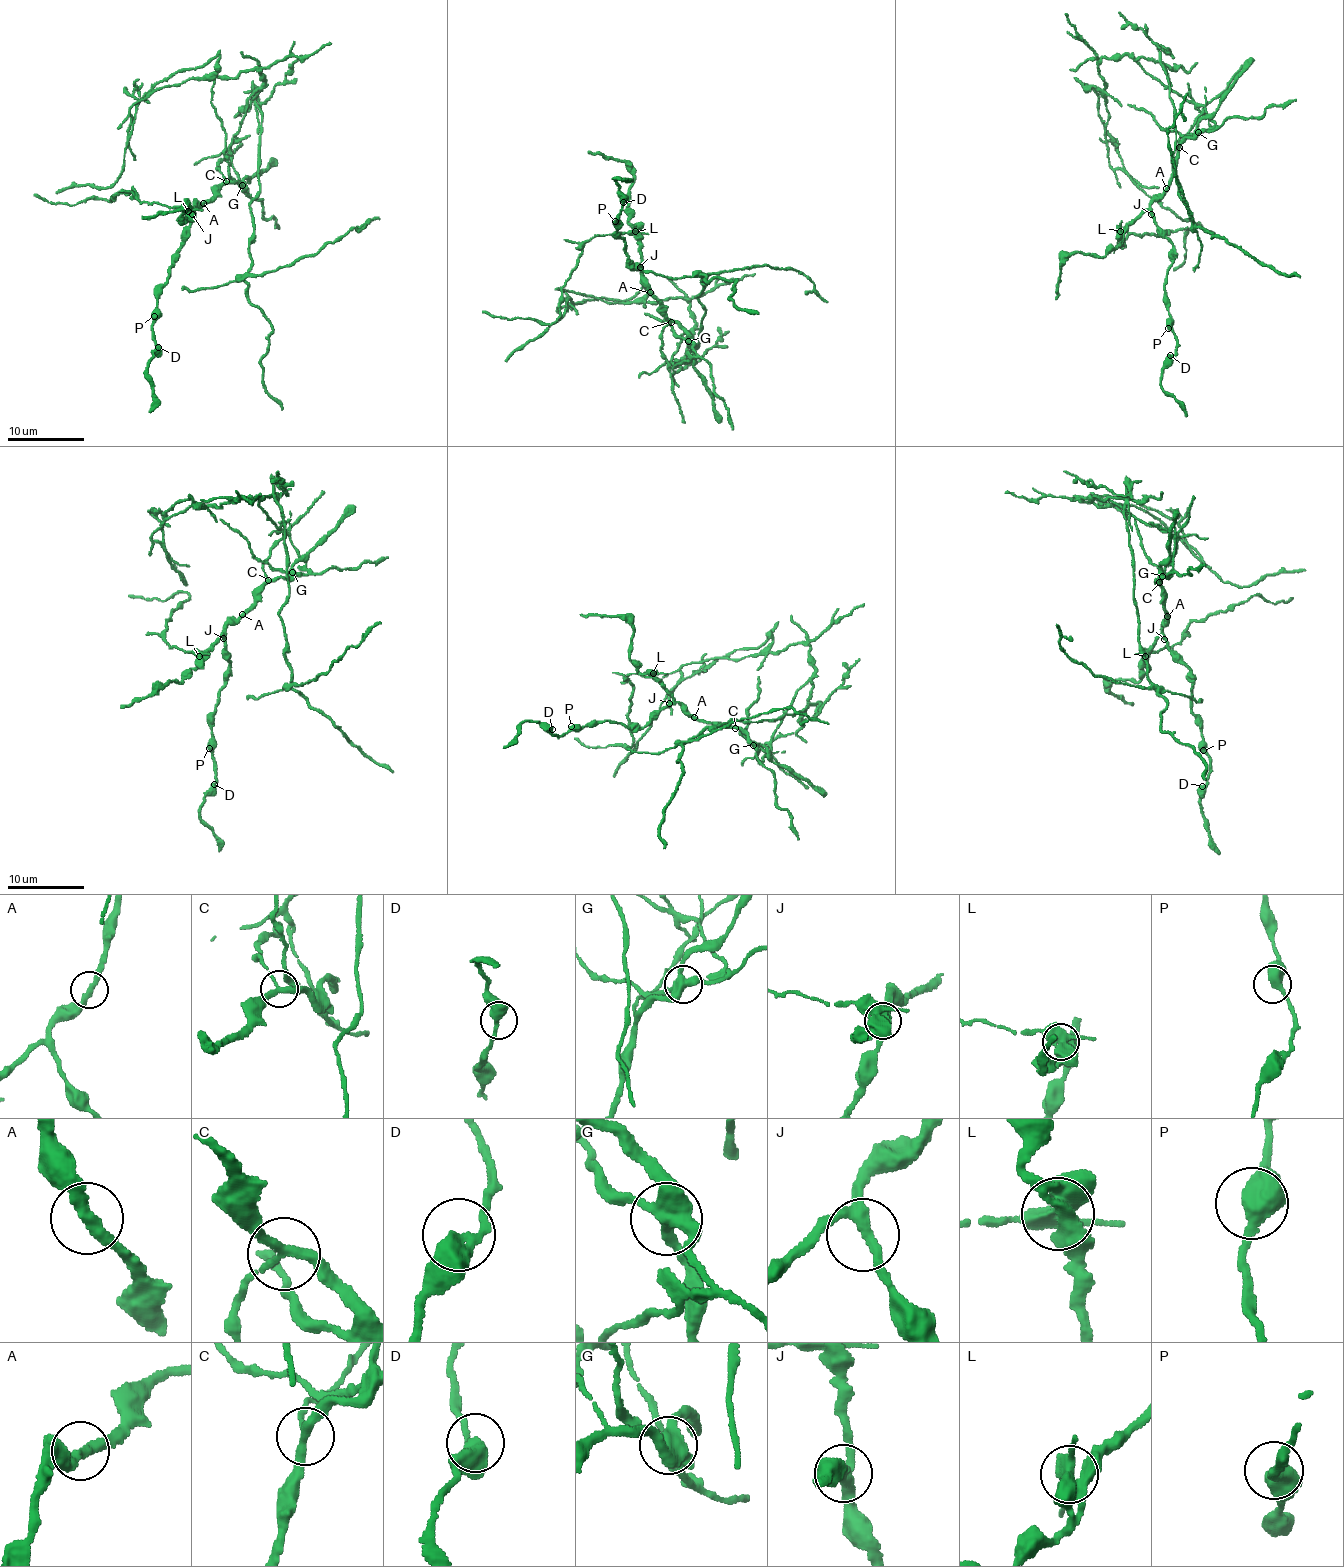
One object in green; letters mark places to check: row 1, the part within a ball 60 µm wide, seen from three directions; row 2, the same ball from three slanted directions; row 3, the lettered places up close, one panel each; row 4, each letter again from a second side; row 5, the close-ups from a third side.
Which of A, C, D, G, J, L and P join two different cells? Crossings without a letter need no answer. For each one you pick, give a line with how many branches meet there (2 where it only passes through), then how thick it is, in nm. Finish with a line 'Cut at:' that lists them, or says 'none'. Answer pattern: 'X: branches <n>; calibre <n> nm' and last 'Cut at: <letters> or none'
C: branches 3; calibre 240 nm
G: branches 4; calibre 440 nm
L: branches 4; calibre 440 nm
Cut at: C, G, L

